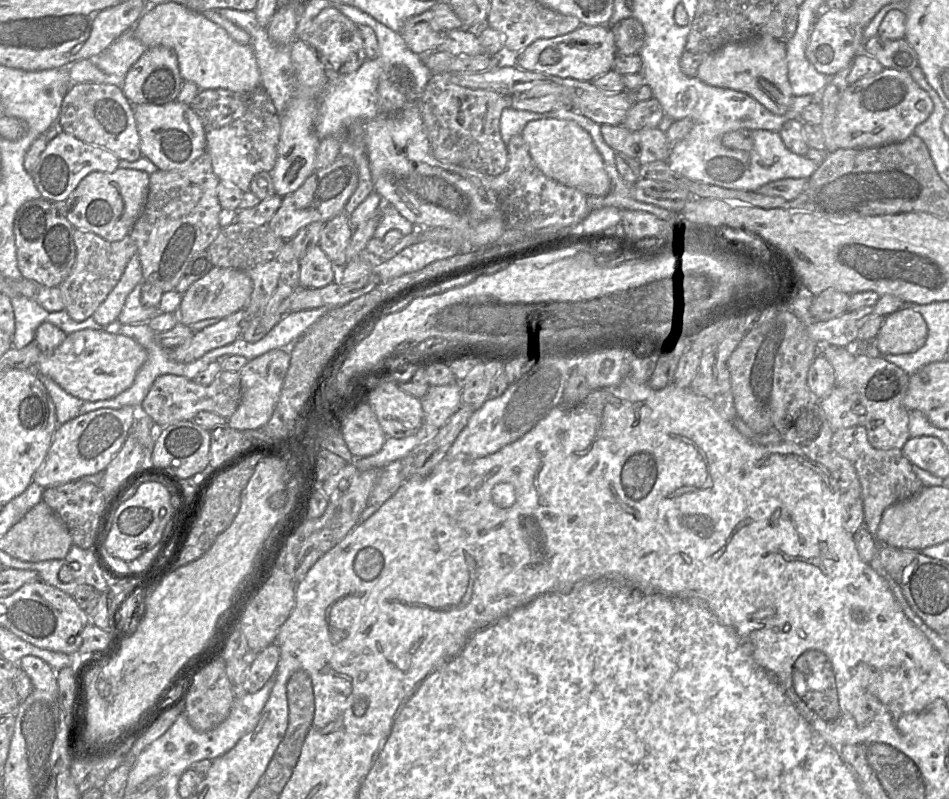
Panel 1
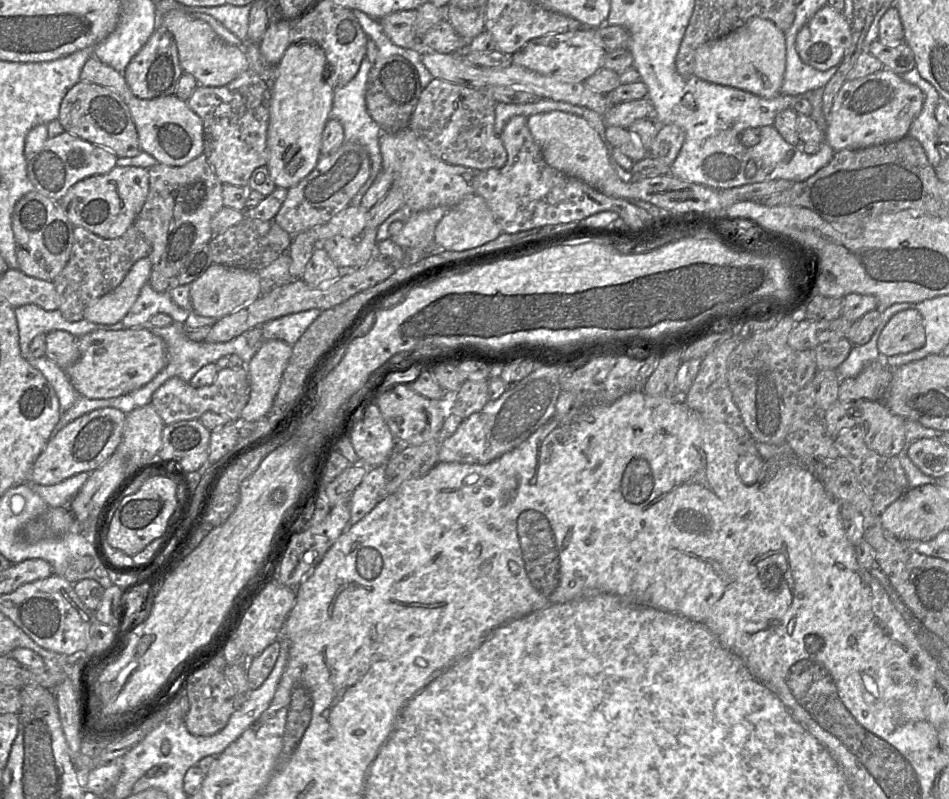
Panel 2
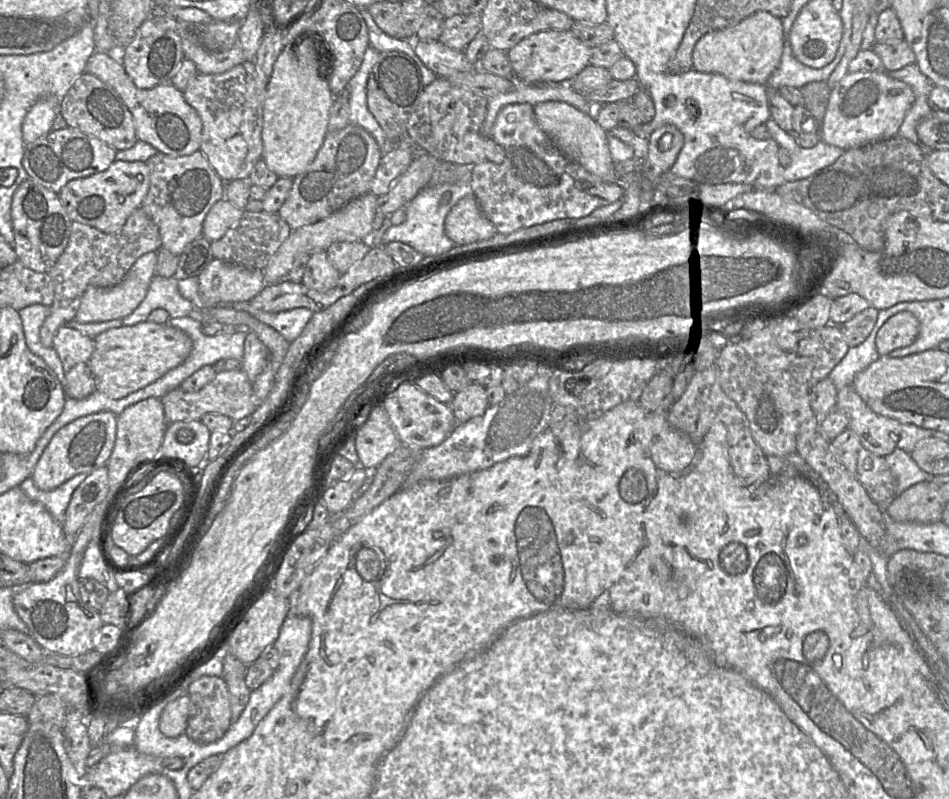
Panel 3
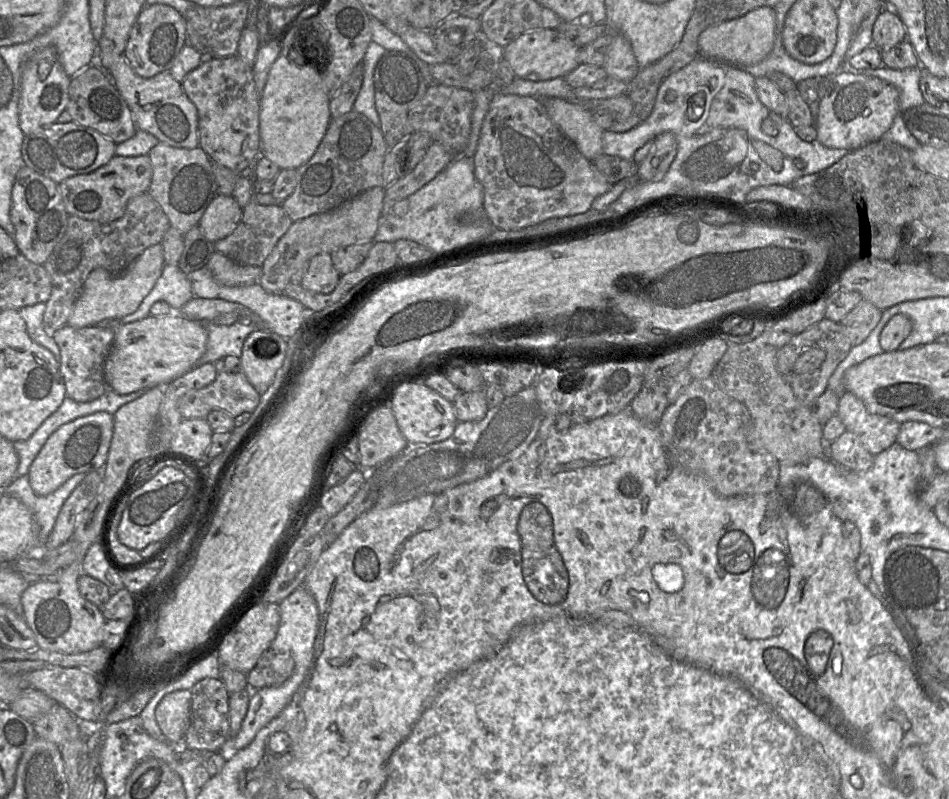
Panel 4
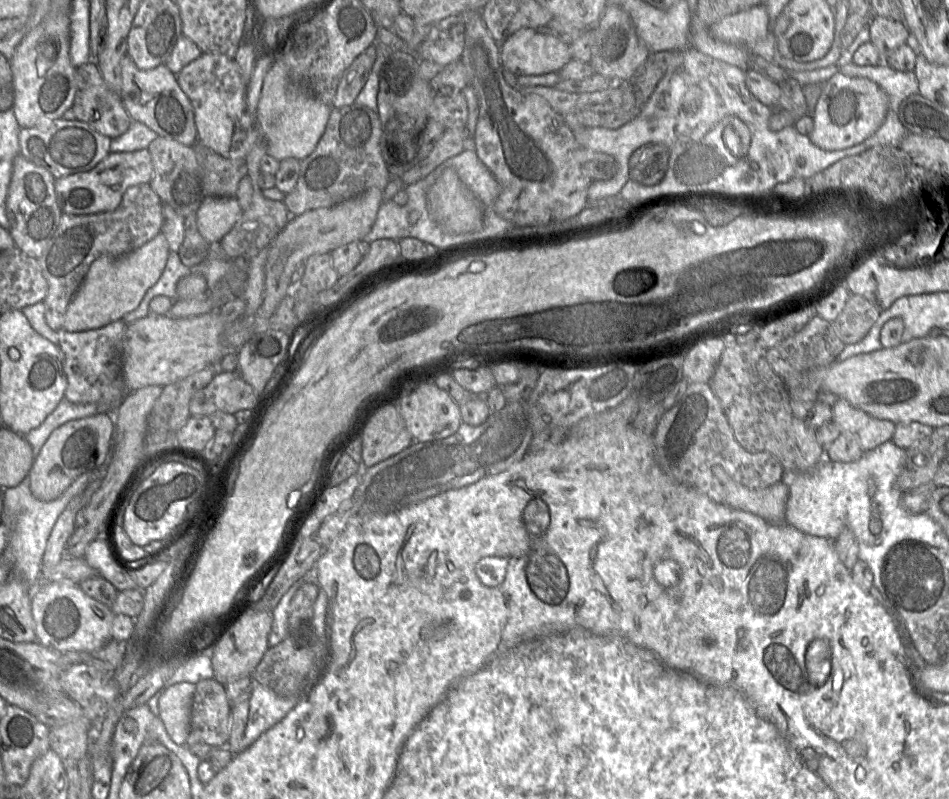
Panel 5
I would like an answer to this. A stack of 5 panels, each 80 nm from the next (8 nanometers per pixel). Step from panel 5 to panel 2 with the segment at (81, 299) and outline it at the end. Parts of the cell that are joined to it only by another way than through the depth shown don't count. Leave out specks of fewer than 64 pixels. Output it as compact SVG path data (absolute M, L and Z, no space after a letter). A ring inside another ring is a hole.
M148 257L136 261L122 282L112 291L97 299L84 311L84 319L96 324L112 325L123 319L137 300L141 288L148 283L153 266Z

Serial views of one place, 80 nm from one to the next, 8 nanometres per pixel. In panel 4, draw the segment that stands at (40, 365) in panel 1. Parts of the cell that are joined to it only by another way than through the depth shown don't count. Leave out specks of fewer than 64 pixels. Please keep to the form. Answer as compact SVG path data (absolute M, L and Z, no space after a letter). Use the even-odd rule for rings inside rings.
M172 309L171 314L168 314L166 316L148 315L147 317L141 320L137 320L129 324L121 324L120 322L118 322L118 325L115 325L114 339L110 351L104 361L103 370L105 382L110 390L120 395L127 395L141 389L150 389L158 386L159 384L168 384L174 381L175 379L181 377L182 375L186 374L187 372L191 371L198 364L198 361L206 351L207 341L208 341L208 332L203 323L192 319L188 319L181 313L176 313L174 309Z

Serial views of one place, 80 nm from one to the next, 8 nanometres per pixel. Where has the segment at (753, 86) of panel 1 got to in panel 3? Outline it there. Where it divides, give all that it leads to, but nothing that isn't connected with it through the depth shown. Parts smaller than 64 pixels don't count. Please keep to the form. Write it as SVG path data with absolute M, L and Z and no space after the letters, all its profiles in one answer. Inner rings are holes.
M757 11L734 26L703 35L693 50L693 69L718 73L730 80L766 84L779 66L784 46L782 19Z

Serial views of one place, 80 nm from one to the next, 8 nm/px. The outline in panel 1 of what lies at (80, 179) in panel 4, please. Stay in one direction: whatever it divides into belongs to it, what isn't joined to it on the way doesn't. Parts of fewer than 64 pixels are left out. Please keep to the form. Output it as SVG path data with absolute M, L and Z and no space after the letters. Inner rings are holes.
M117 168L114 172L92 172L80 181L62 204L64 216L75 229L92 232L106 241L120 241L130 234L142 213L149 193L149 174Z

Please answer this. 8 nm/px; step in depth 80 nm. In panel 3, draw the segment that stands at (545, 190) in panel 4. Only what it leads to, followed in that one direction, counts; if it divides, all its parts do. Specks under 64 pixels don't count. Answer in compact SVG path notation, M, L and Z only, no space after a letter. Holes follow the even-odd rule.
M528 103L509 104L498 113L492 129L492 139L505 151L501 164L482 162L473 167L471 188L478 203L501 234L510 234L522 228L548 221L589 216L595 209L614 203L624 196L623 188L588 172L581 165L568 159L539 127L534 106Z

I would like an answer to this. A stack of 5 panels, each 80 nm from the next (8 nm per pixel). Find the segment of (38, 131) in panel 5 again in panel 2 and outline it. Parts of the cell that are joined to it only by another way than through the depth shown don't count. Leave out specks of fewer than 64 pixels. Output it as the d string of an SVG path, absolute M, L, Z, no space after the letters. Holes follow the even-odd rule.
M64 131L48 138L42 148L27 159L27 174L37 192L59 201L77 182L93 175L108 173L116 166L116 160L117 156L106 148Z

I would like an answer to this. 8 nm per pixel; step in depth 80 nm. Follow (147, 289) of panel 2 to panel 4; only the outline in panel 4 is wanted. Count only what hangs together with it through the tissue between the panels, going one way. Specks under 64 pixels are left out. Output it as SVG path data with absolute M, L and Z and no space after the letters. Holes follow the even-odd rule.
M165 264L153 289L144 298L138 309L120 319L121 324L129 324L150 315L151 306L157 301L165 301L175 311L180 310L194 296L187 274L178 265Z

